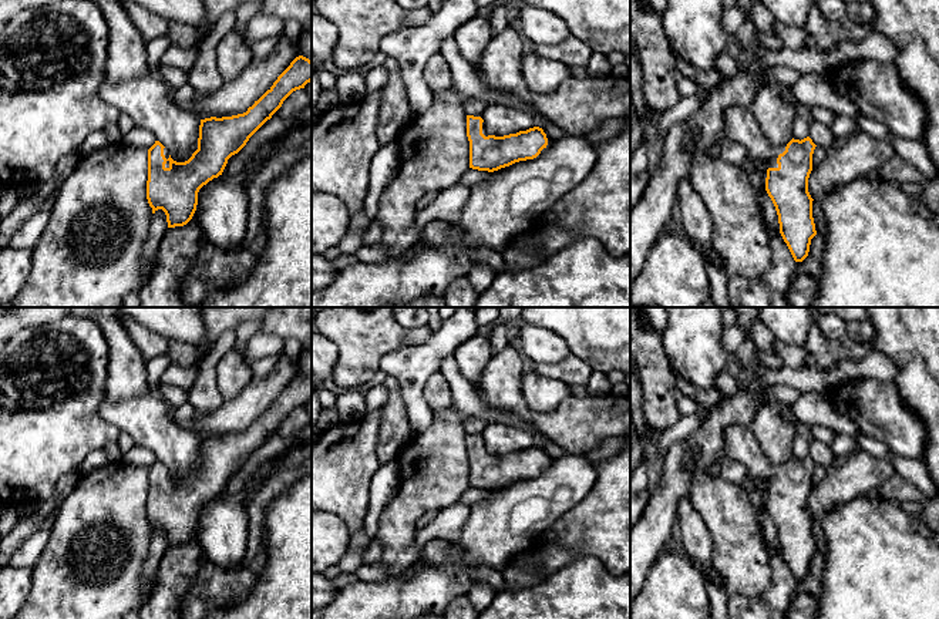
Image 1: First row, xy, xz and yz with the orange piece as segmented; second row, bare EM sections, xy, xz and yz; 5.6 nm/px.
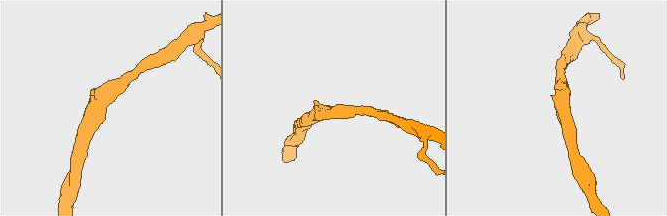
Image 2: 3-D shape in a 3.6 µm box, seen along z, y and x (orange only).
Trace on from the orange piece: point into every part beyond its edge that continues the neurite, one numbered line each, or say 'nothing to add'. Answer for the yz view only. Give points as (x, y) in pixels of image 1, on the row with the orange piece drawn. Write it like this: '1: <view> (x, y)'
1: yz (739, 124)

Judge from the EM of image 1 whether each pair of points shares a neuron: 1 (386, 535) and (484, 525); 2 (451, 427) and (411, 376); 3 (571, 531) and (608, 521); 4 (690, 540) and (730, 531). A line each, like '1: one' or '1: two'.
1: two
2: two
3: one
4: two

